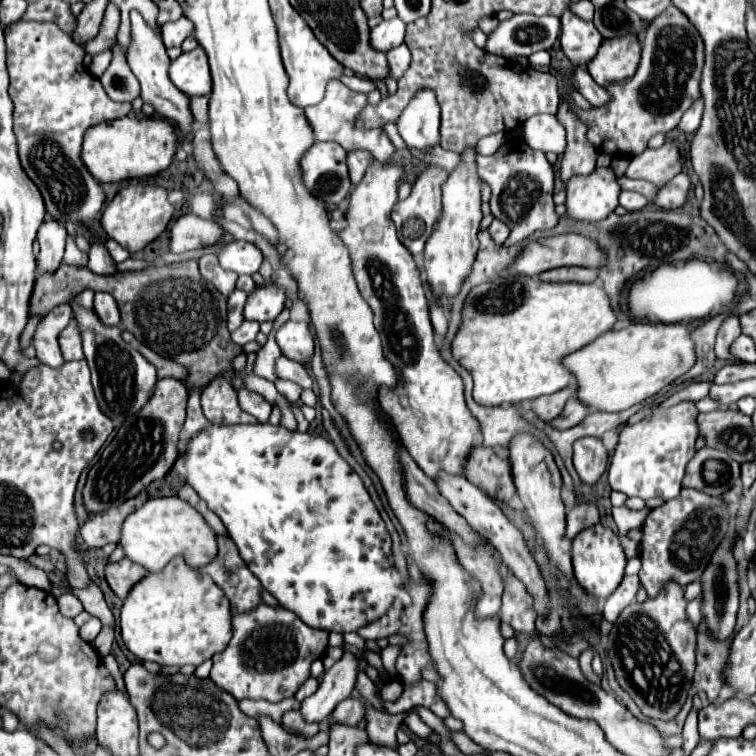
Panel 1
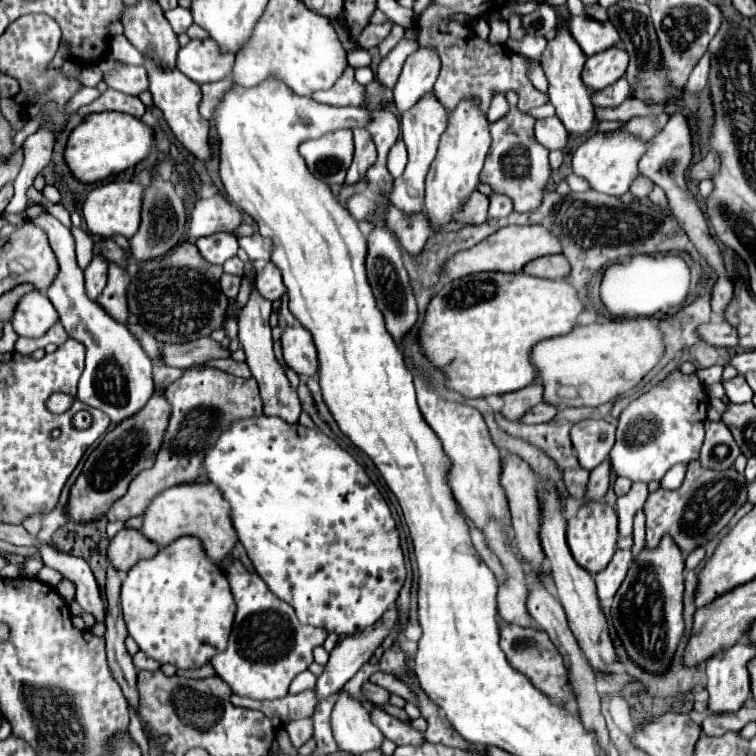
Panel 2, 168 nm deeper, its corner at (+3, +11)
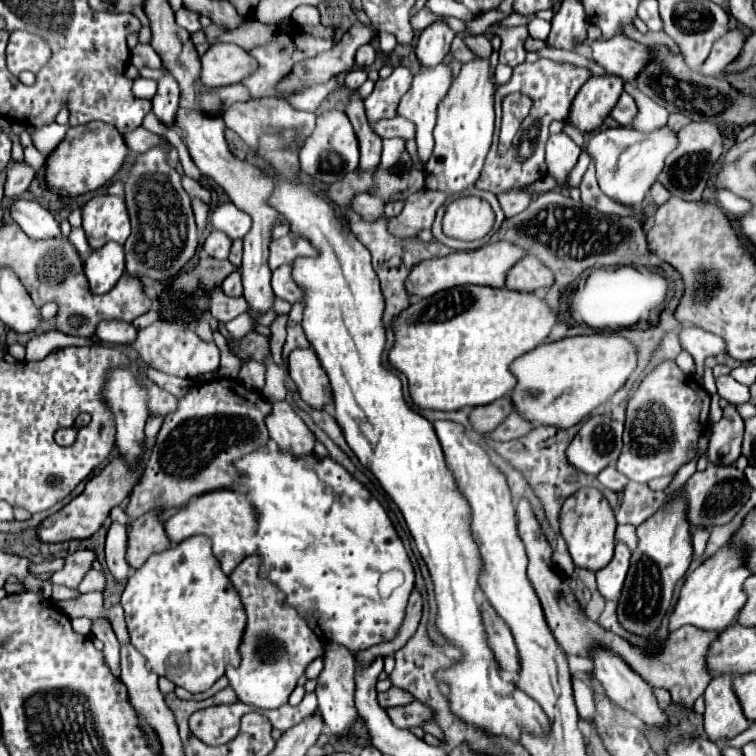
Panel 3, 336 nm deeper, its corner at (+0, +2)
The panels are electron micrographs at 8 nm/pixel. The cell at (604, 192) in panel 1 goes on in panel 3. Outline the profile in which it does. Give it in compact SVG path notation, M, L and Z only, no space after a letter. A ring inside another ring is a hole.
M618 126L594 134L588 142L586 152L596 166L600 190L622 206L638 206L650 186L656 182L656 176L662 172L662 162L666 154L670 154L676 144L676 134L670 132L668 126L662 126L654 132L636 132L626 126Z

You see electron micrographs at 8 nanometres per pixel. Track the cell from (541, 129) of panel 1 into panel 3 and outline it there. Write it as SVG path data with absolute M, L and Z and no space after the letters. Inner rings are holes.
M564 132L550 134L546 142L546 166L550 176L554 176L558 182L564 182L568 172L576 166L578 156L580 146L576 146L570 136L566 136Z

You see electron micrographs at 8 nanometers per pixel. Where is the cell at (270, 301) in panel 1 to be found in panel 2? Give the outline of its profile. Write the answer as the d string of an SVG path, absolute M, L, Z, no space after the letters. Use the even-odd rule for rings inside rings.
M271 261L257 273L255 285L257 285L257 291L263 297L271 299L271 301L281 299L281 295L285 293L285 285L281 281L281 273L279 273L279 269Z

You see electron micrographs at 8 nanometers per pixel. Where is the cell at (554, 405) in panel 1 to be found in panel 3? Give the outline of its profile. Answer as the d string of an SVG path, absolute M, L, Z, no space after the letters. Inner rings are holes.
M506 396L506 398L494 400L494 402L486 404L486 406L472 408L470 420L472 420L474 430L490 434L490 430L496 430L508 418L508 414L512 414L512 412L514 412L512 398Z

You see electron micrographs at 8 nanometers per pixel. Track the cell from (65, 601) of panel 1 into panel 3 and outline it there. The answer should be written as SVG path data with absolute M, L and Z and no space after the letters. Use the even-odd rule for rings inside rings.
M90 570L84 580L80 582L80 586L76 590L80 590L80 594L84 592L92 592L92 590L104 590L104 584L106 584L106 578L104 578L104 572L100 570Z

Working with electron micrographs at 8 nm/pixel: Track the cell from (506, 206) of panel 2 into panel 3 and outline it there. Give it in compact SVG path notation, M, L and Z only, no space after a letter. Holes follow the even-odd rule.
M508 192L508 194L498 196L498 202L500 202L506 218L512 218L512 216L520 214L522 210L526 210L530 200L532 200L532 196L526 192Z

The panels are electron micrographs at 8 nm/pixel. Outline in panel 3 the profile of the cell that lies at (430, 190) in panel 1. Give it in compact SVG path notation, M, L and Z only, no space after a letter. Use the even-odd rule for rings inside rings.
M442 62L442 66L434 66L434 70L420 70L414 76L410 90L398 104L398 116L410 120L416 126L416 148L418 148L418 162L422 170L426 170L426 162L430 160L432 148L434 148L432 130L436 126L436 110L438 110L438 104L444 100L450 84L452 84L452 78L450 78L450 68L446 62Z

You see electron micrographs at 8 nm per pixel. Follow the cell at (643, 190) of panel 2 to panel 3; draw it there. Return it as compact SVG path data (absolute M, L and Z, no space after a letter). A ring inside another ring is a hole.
M658 182L650 188L650 192L648 192L648 194L650 194L650 198L654 200L654 204L656 204L656 206L662 206L662 204L670 198L670 194L666 194L666 188L662 188L662 184L658 184Z

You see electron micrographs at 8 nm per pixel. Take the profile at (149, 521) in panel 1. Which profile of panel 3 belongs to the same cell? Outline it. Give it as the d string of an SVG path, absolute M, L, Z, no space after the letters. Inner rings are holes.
M212 490L200 496L194 496L184 508L180 508L174 516L166 520L166 534L172 544L180 544L190 536L208 536L212 540L212 550L224 574L230 574L246 556L256 552L254 546L254 510L250 510L250 502L246 496L236 490Z

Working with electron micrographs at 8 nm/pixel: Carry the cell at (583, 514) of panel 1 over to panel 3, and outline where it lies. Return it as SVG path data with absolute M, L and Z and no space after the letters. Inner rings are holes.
M608 466L606 470L602 470L598 474L598 482L614 492L620 492L628 484L628 478L622 478L622 474L618 474L618 470L614 466Z

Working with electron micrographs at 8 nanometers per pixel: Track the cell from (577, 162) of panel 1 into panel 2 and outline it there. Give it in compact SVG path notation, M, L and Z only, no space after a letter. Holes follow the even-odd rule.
M567 23L557 27L555 37L551 41L547 41L547 47L539 57L539 63L549 79L549 101L553 103L557 117L561 119L561 123L567 127L567 131L571 135L583 135L585 131L589 131L593 127L593 119L595 119L589 91L581 81L581 71L583 71L585 59L587 57L579 49L579 43L571 39Z

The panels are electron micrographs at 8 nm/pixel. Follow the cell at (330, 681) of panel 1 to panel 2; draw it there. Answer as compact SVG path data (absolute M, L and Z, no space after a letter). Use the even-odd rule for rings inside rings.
M391 607L391 609L377 621L377 625L365 629L363 633L357 633L357 635L341 635L339 641L337 641L337 645L335 645L335 649L333 649L331 655L329 655L329 661L327 661L327 665L325 665L325 671L323 671L321 677L317 679L315 691L317 691L319 699L329 697L329 695L337 693L339 689L343 689L343 685L371 659L371 655L373 655L375 649L385 641L385 637L393 633L393 627L397 625L397 621L399 621L399 611L397 611L397 607Z

